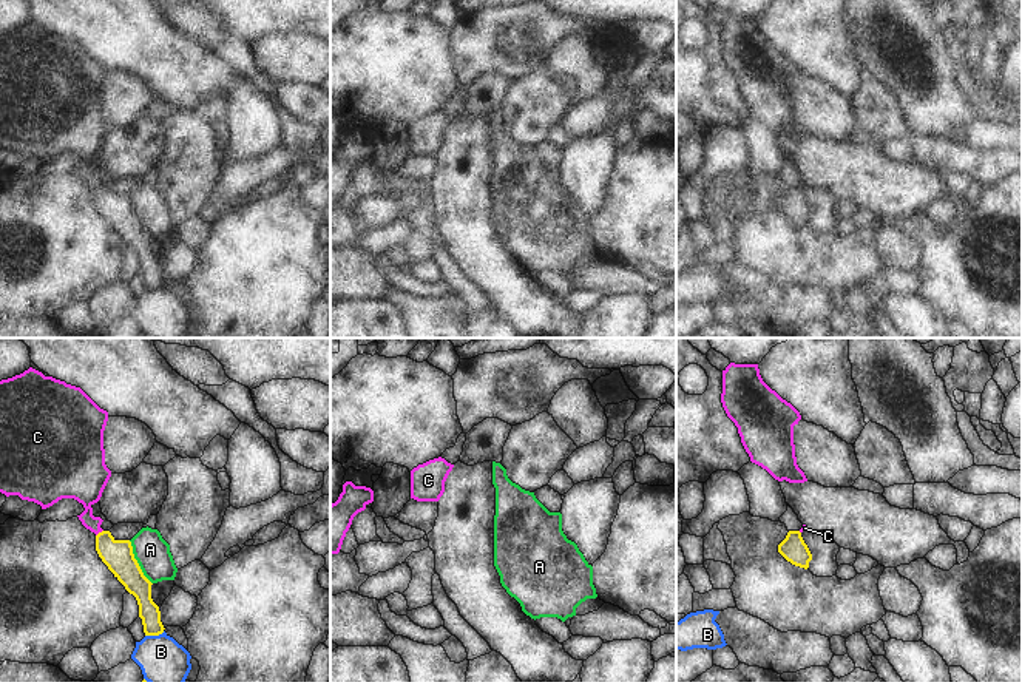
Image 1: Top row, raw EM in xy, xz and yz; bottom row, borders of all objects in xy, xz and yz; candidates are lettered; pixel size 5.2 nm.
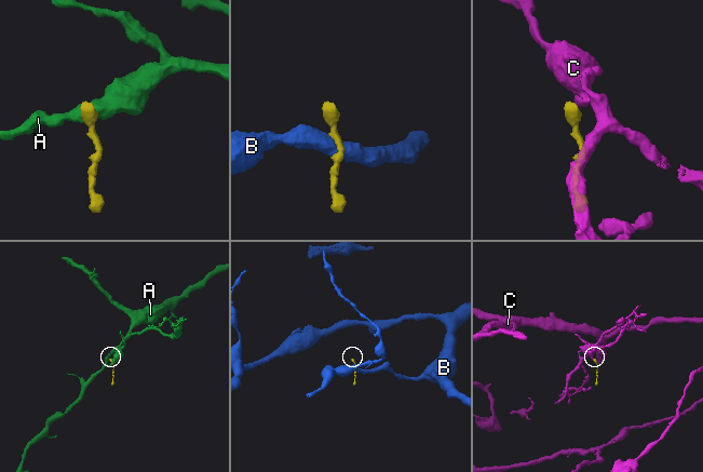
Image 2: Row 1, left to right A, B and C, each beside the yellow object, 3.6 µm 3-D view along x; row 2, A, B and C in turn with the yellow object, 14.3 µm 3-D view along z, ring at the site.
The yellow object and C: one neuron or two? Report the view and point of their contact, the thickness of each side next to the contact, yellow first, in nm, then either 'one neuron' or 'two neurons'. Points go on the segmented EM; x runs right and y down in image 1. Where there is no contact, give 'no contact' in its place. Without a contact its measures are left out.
contact xy (99, 533); calibres 160 and 170 nm; one neuron

